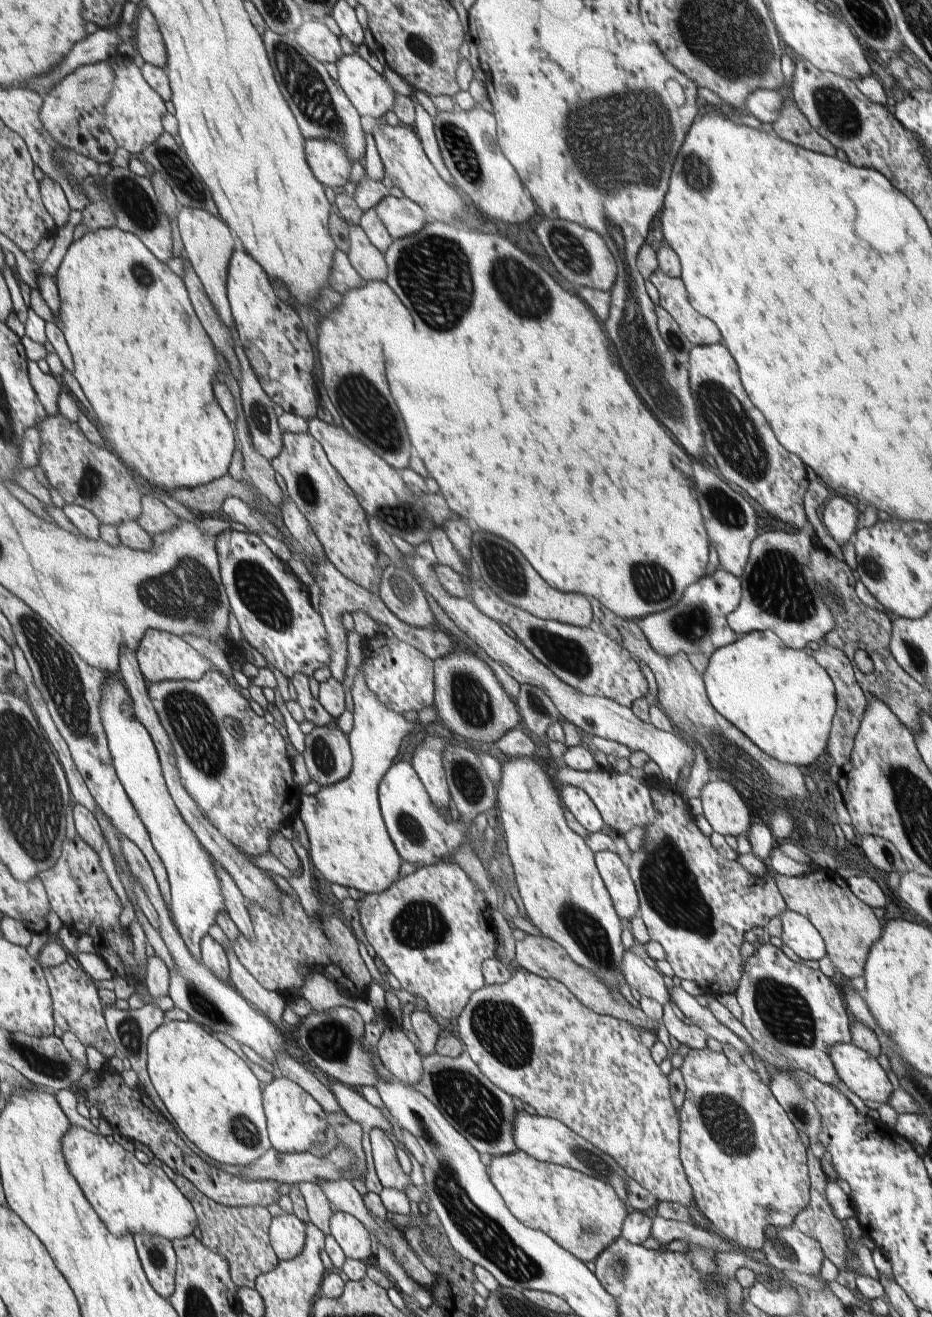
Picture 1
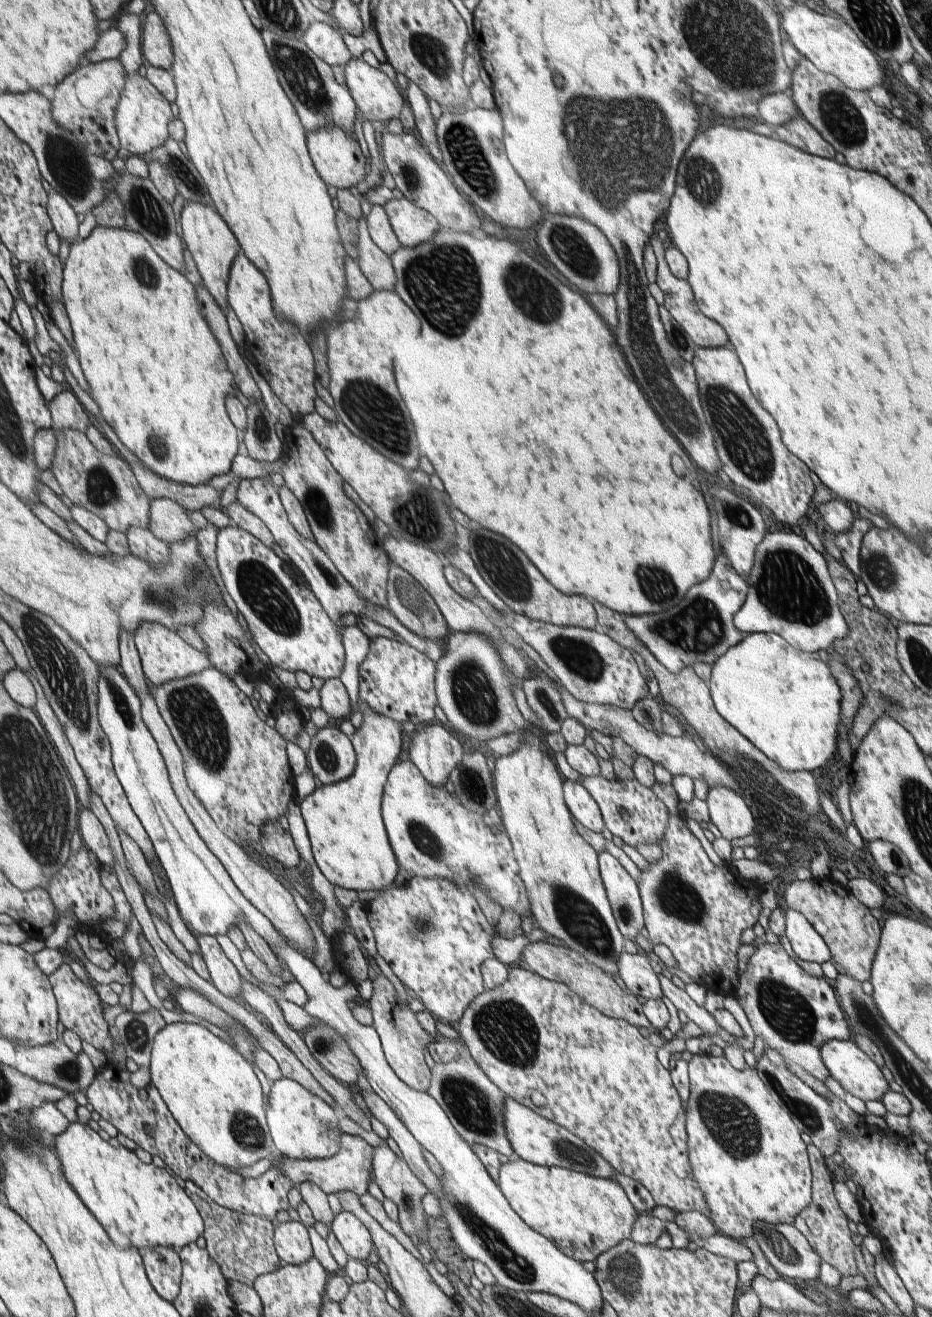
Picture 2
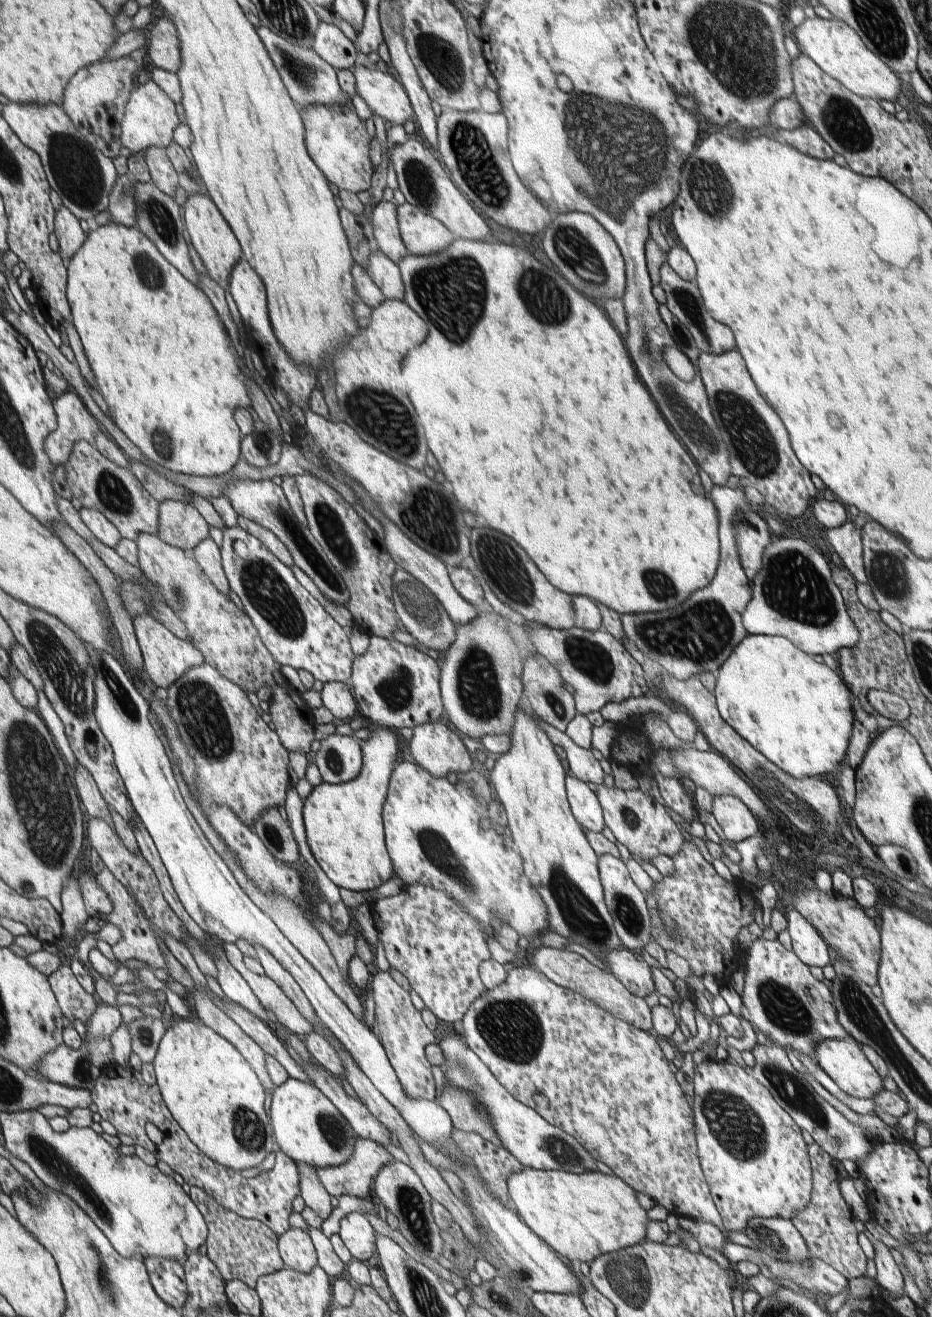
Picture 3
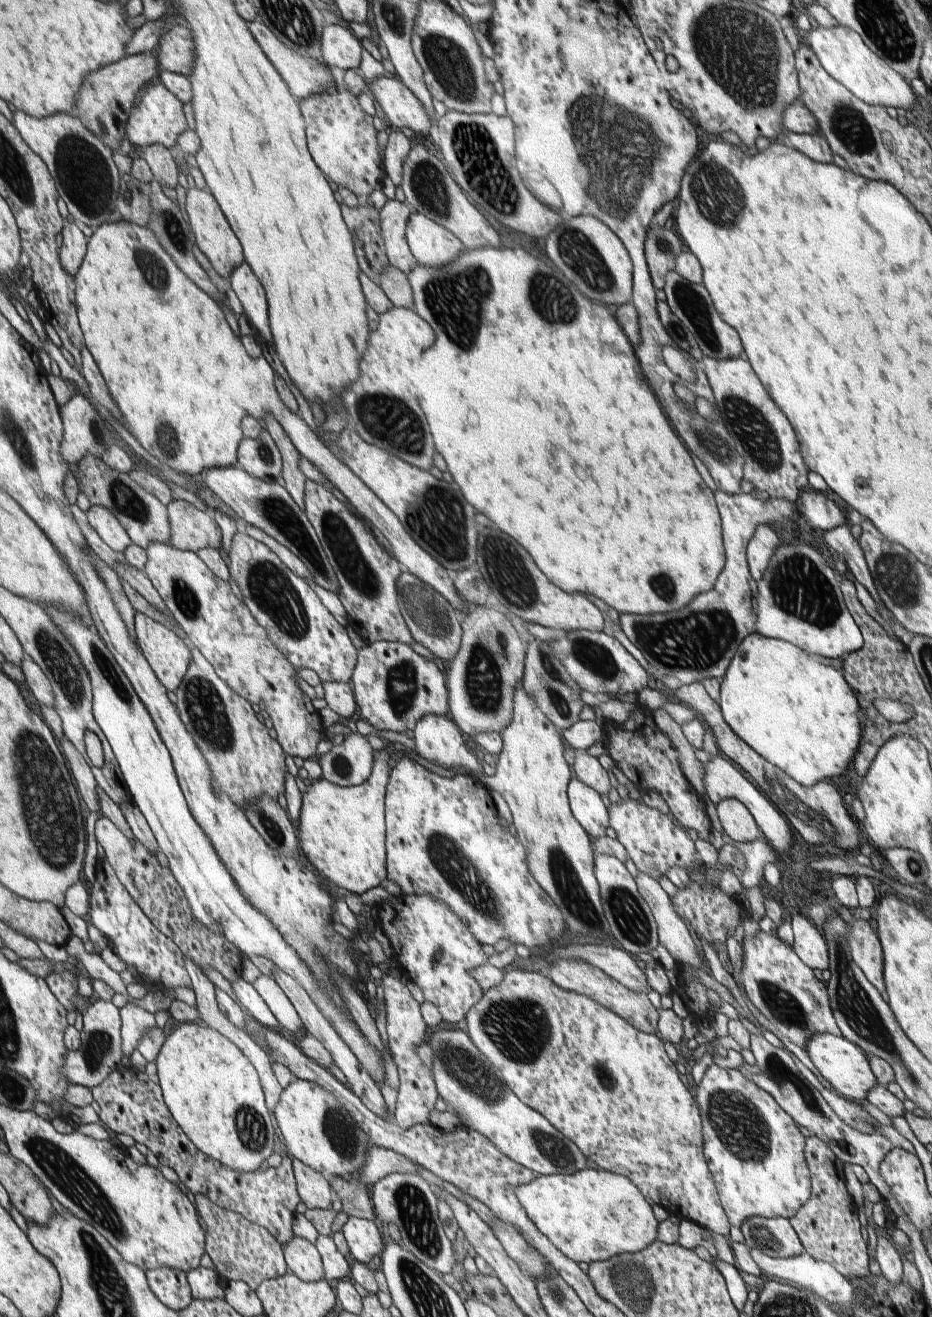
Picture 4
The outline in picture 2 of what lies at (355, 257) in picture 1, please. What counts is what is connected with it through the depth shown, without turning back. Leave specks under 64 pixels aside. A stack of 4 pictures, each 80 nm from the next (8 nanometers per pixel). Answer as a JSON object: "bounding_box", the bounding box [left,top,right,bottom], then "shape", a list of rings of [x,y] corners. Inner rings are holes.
{"bounding_box":[356,195,397,293],"shape":[[[363,195],[360,200],[362,216],[358,219],[359,256],[356,258],[356,262],[376,291],[396,293],[397,280],[391,258],[376,246],[368,230],[367,220],[372,207],[370,196]]]}

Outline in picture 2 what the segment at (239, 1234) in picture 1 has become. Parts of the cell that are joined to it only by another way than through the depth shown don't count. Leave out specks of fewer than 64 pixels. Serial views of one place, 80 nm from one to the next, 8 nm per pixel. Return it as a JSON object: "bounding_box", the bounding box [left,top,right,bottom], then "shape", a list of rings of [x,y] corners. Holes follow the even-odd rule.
{"bounding_box":[184,1181,282,1287],"shape":[[[186,1181],[184,1188],[206,1221],[206,1232],[203,1232],[204,1240],[206,1240],[205,1249],[221,1265],[221,1271],[227,1281],[240,1281],[252,1287],[260,1276],[277,1271],[281,1267],[282,1262],[273,1241],[276,1226],[270,1222],[269,1218],[224,1208],[193,1182]]]}

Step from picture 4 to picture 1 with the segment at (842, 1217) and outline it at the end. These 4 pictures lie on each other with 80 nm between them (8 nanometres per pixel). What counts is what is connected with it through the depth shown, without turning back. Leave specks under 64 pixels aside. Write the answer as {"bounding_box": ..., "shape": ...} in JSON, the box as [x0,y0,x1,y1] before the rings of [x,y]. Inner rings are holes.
{"bounding_box":[794,1132,860,1293],"shape":[[[799,1132],[800,1139],[807,1149],[807,1165],[809,1168],[809,1177],[811,1180],[811,1187],[809,1188],[809,1195],[811,1196],[808,1206],[801,1210],[794,1219],[794,1226],[800,1229],[806,1236],[813,1238],[820,1244],[823,1250],[825,1259],[828,1259],[836,1268],[838,1268],[838,1278],[836,1283],[840,1284],[841,1287],[845,1286],[851,1292],[857,1293],[856,1278],[860,1275],[854,1270],[850,1270],[848,1263],[846,1263],[846,1254],[848,1253],[846,1240],[848,1239],[848,1232],[842,1225],[841,1220],[834,1214],[834,1209],[830,1206],[828,1199],[826,1198],[826,1175],[822,1171],[820,1166],[820,1159],[814,1156],[812,1149],[810,1149],[810,1141],[808,1136],[804,1132]]]}

